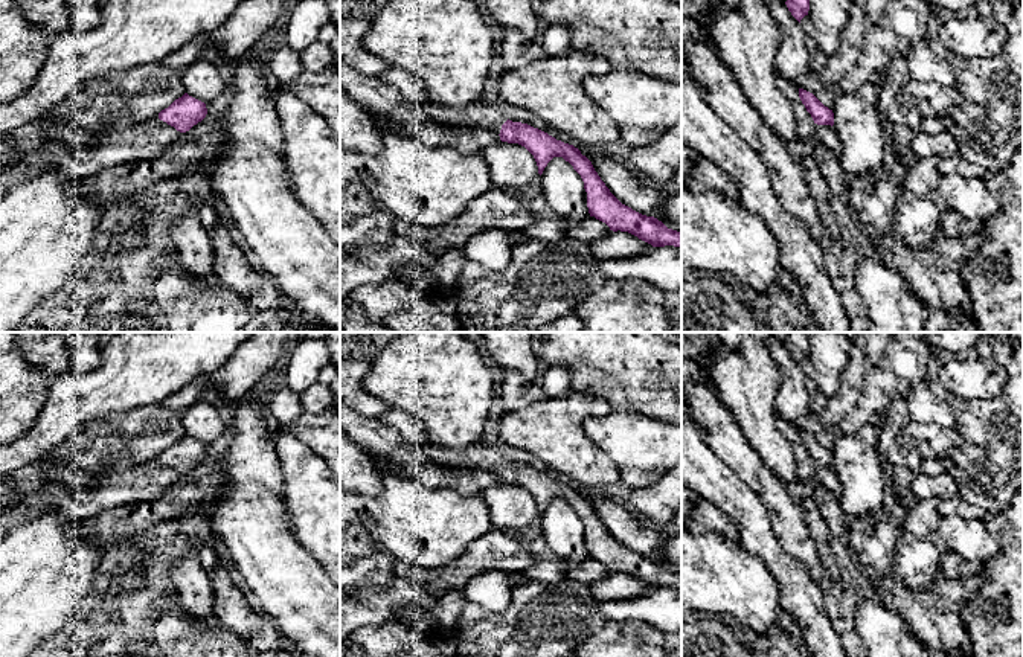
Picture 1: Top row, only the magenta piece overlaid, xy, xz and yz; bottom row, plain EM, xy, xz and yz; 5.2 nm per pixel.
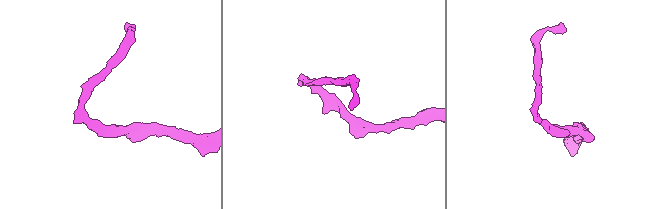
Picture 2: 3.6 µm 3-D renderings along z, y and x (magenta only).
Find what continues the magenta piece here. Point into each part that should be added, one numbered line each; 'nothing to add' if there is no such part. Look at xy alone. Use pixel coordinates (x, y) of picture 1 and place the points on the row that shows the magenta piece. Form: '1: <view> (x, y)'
1: xy (150, 139)

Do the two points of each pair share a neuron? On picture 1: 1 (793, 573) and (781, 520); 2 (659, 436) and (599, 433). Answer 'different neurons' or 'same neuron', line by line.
1: different neurons
2: same neuron

